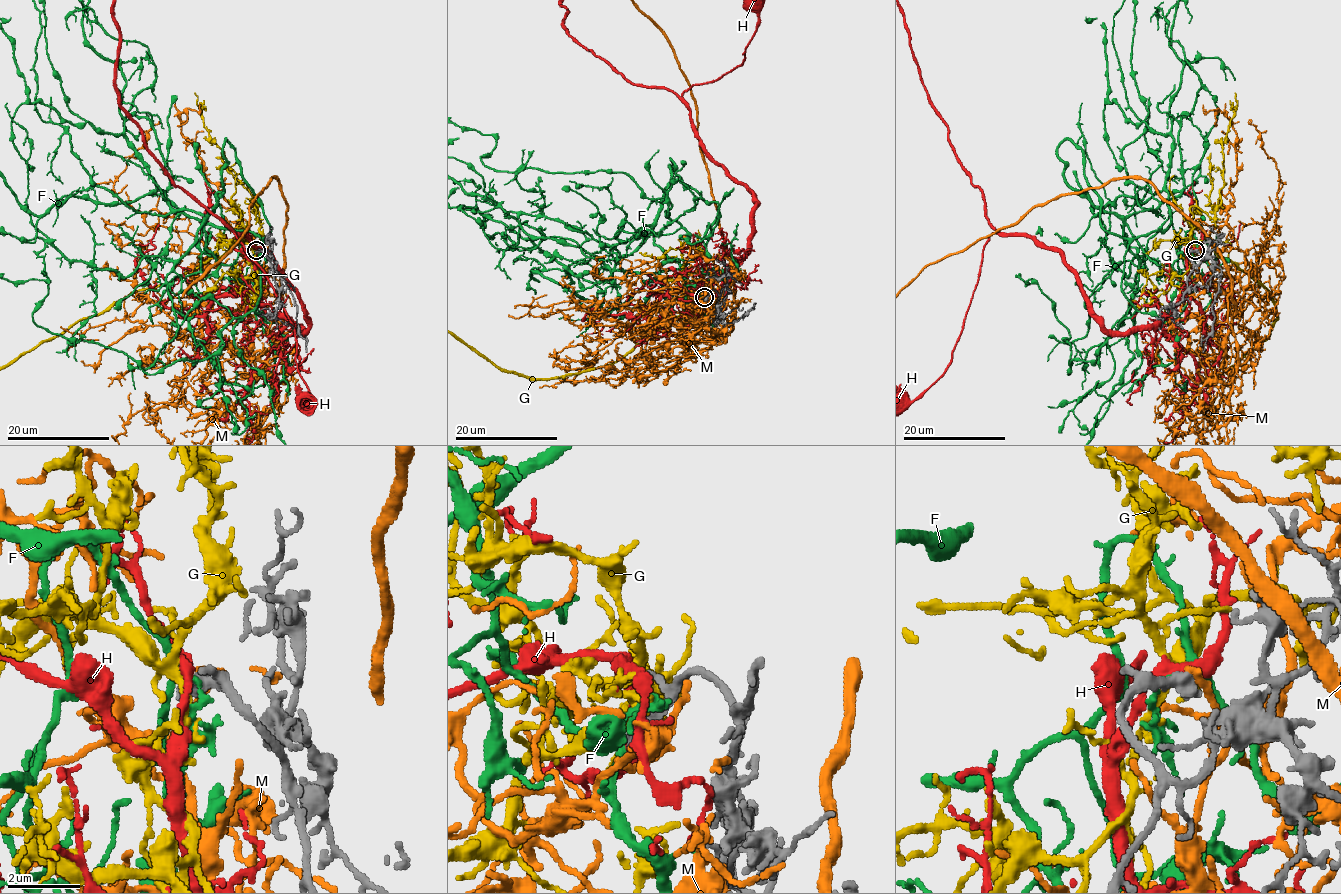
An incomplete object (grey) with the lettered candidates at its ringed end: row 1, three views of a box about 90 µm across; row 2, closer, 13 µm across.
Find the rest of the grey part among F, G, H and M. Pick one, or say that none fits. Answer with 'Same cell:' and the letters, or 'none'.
Same cell: G

